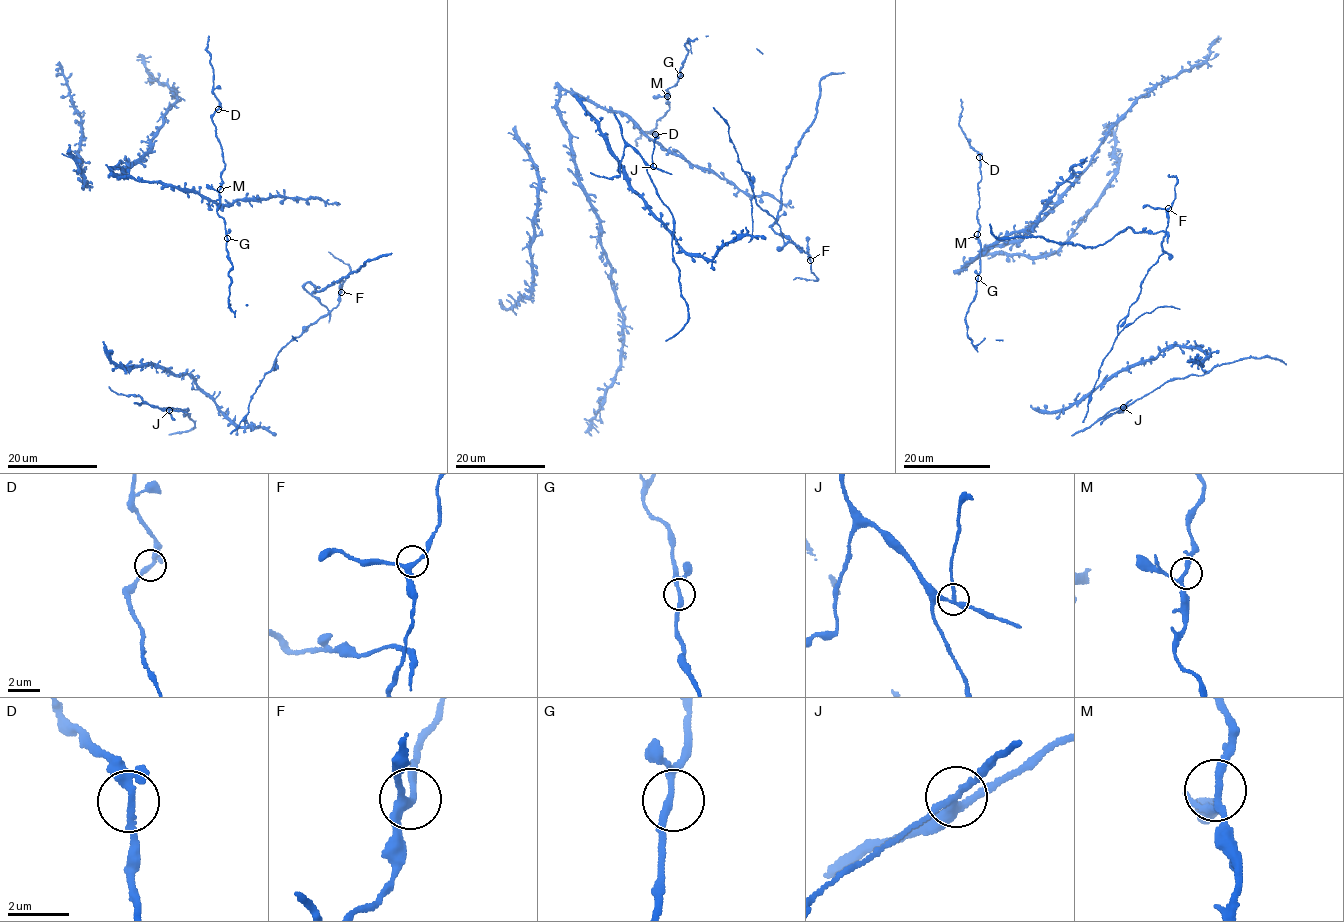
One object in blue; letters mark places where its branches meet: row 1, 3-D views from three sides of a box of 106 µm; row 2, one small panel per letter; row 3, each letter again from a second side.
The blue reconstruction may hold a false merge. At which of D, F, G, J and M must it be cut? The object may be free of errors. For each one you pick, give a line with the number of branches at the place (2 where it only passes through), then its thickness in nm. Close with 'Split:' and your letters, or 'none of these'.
J: branches 3; calibre 200 nm
Split: J

